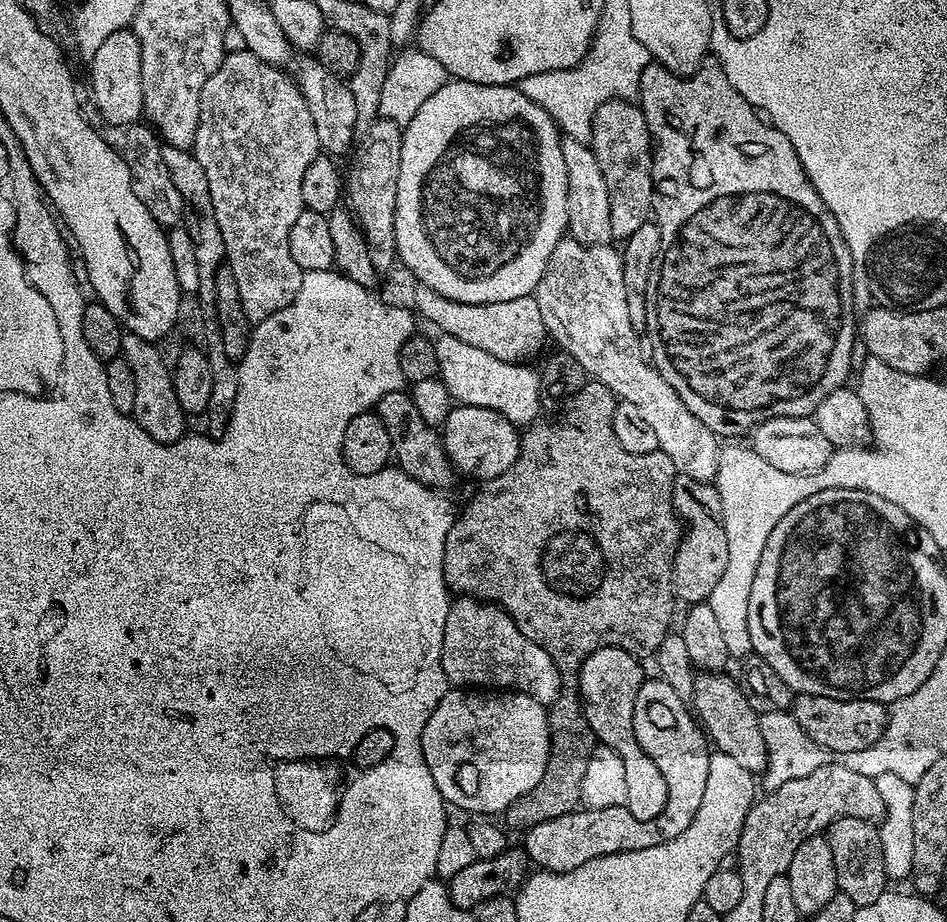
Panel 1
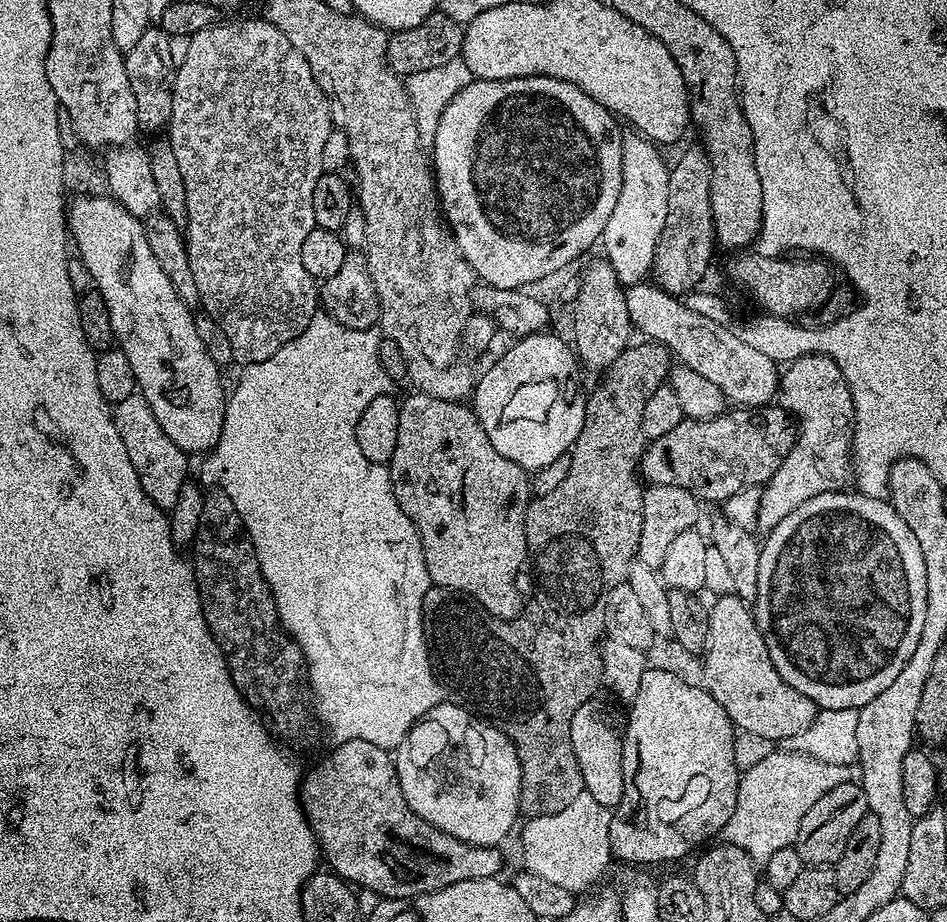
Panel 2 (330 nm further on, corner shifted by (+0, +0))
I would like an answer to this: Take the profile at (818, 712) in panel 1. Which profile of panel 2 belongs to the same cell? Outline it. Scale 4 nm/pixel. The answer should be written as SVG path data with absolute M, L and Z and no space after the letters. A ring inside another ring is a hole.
M735 594L721 596L715 602L717 604L711 605L708 613L708 644L702 653L703 687L715 698L718 706L726 710L739 731L759 734L761 738L770 738L774 742L782 742L791 735L802 734L816 718L816 704L810 702L806 694L798 694L798 690L794 690L794 686L787 684L782 674L774 670L774 662L770 662L770 650L766 650L766 642L758 630L751 607Z

